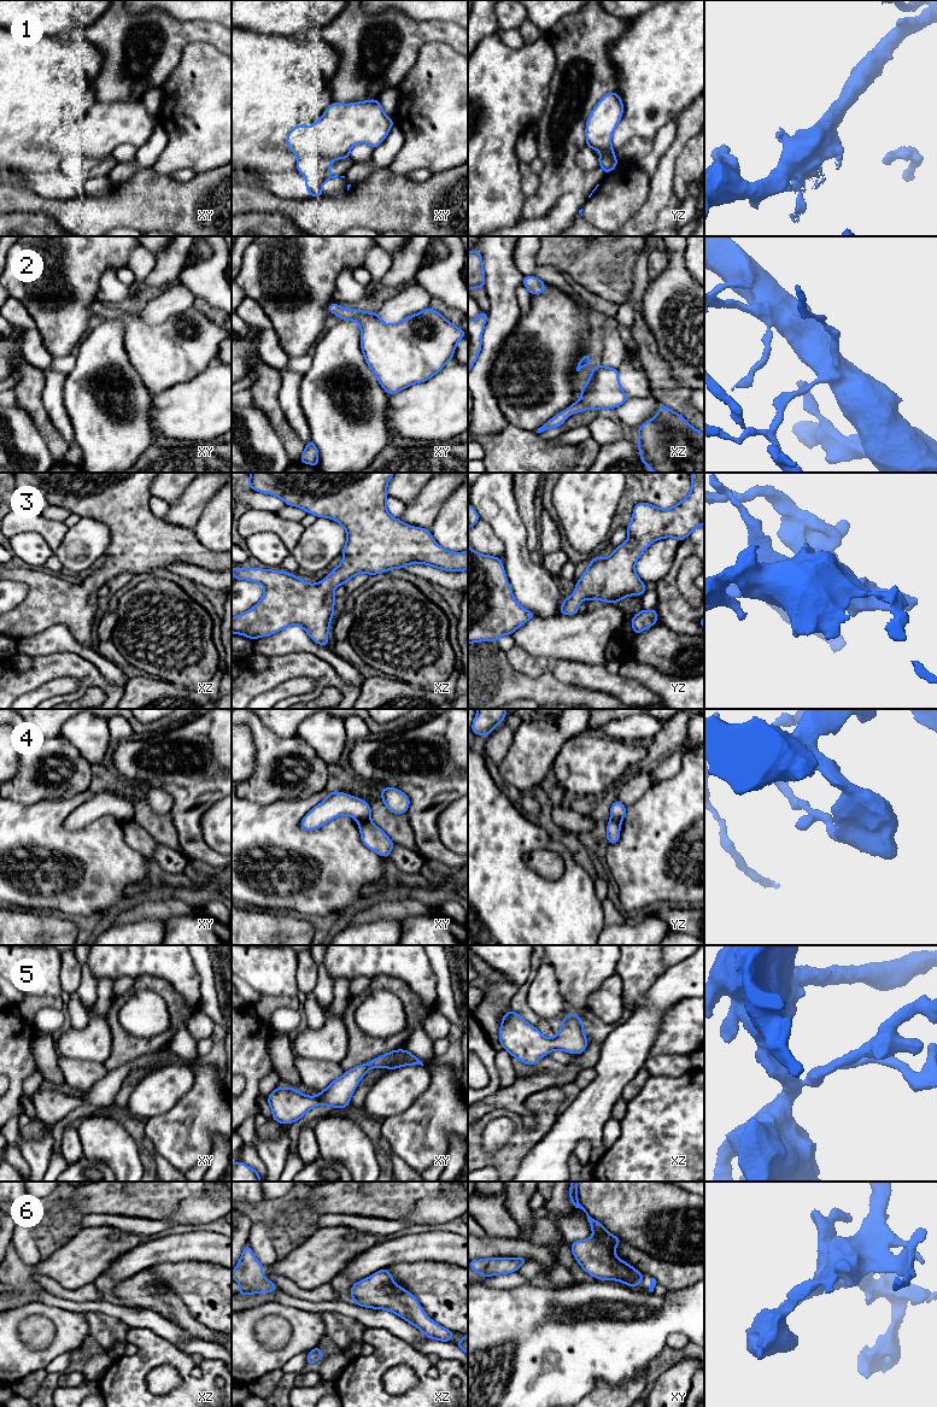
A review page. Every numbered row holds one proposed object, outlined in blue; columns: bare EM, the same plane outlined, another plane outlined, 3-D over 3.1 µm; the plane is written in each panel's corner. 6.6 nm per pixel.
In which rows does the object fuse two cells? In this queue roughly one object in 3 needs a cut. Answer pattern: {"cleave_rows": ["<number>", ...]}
{"cleave_rows": ["4"]}

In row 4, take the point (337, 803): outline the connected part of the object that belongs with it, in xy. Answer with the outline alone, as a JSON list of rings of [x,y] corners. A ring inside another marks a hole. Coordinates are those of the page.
[[[329,791],[328,797],[303,817],[300,827],[306,831],[314,831],[340,815],[350,815],[361,823],[371,820],[371,809],[365,801],[358,797]]]

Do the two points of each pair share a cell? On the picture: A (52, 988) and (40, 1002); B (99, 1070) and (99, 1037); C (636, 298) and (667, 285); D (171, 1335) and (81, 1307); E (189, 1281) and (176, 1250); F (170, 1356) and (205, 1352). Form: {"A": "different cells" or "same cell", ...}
{"A": "different cells", "B": "different cells", "C": "different cells", "D": "same cell", "E": "different cells", "F": "different cells"}

